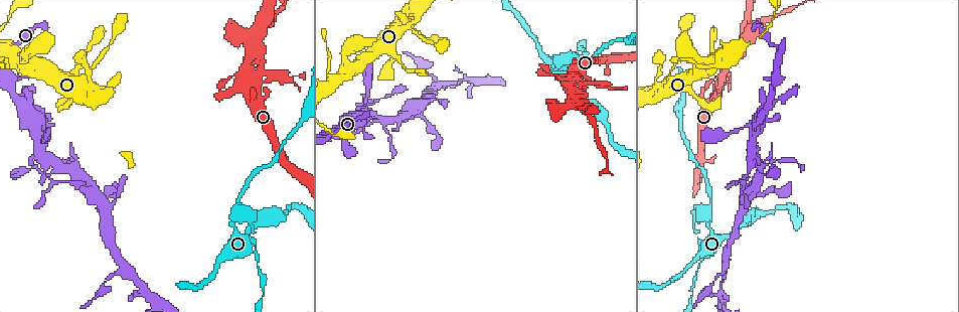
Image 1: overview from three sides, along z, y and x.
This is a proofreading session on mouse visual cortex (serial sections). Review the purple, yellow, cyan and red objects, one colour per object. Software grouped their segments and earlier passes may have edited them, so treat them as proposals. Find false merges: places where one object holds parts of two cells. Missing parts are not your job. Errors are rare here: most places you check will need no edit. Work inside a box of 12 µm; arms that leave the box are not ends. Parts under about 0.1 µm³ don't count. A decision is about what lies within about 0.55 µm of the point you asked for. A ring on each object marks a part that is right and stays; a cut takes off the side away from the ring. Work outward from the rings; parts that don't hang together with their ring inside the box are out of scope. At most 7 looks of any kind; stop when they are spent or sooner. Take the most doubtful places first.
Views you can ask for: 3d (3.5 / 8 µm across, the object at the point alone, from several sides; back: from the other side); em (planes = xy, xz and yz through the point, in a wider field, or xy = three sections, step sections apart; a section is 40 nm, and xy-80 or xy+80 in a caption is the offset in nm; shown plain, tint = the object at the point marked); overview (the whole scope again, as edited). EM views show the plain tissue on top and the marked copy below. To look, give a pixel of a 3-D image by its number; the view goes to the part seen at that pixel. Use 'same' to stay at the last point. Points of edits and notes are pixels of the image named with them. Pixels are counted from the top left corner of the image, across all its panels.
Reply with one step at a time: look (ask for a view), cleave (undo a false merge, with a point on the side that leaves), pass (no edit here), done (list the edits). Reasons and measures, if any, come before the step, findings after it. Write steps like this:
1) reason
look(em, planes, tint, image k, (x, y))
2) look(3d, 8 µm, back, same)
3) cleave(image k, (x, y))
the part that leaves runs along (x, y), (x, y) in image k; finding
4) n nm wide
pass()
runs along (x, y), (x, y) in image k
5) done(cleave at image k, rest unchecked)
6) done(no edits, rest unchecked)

abrupt turn
look(3d, 3.5 µm, image 1, (237, 210))

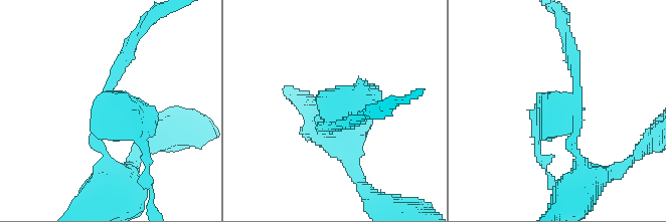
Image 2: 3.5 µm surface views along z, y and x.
now the EM
look(em, xy, step 1, tint, image 2, (333, 121))

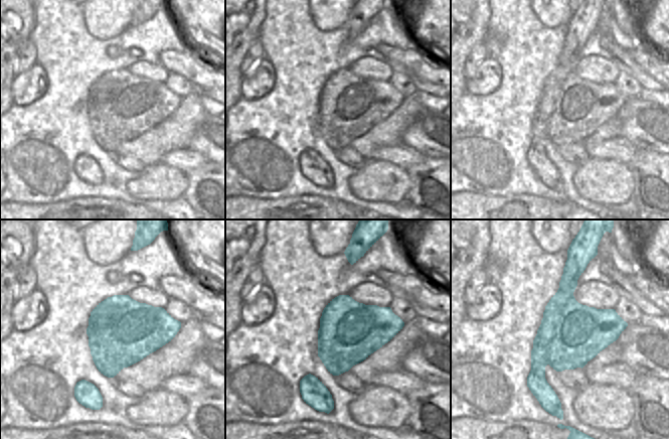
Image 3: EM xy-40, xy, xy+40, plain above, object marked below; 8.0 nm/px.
look(em, xy, step 2, tint, same)

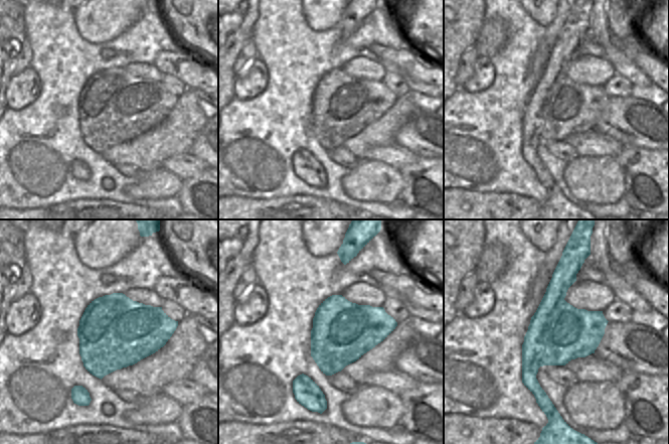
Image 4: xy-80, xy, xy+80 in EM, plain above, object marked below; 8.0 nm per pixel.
pass()
runs along (110, 167), (95, 127), (129, 49) in image 2; all the same cell

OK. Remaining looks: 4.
thick turns thin
look(3d, 3.5 µm, image 1, (463, 79))

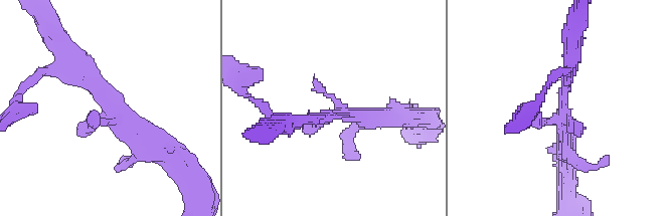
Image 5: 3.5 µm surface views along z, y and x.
look(em, xy, step 1, tint, image 5, (565, 103))

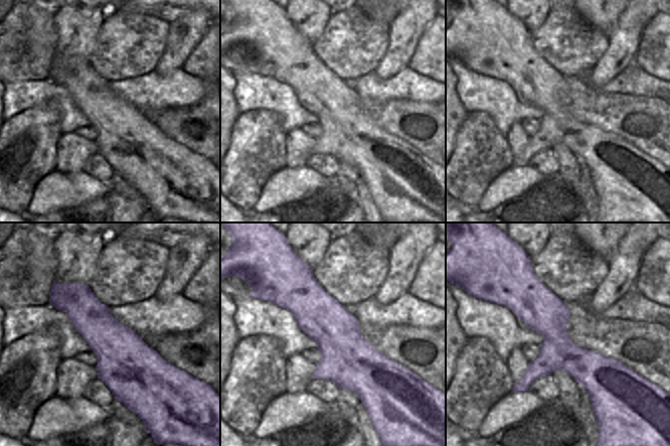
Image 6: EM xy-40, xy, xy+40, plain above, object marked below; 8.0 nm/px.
pass()
runs along (531, 275), (531, 300), (595, 391) in image 6; all the same cell

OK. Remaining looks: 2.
three arms meet
look(3d, 3.5 µm, image 1, (572, 74))

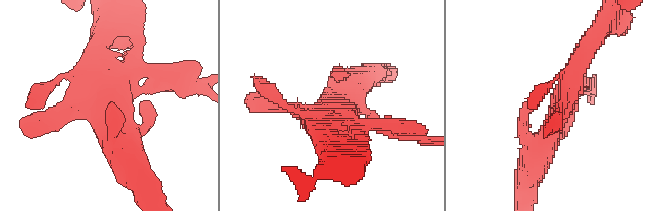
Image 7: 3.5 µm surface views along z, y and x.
look(em, xy, step 1, tint, image 7, (102, 109))

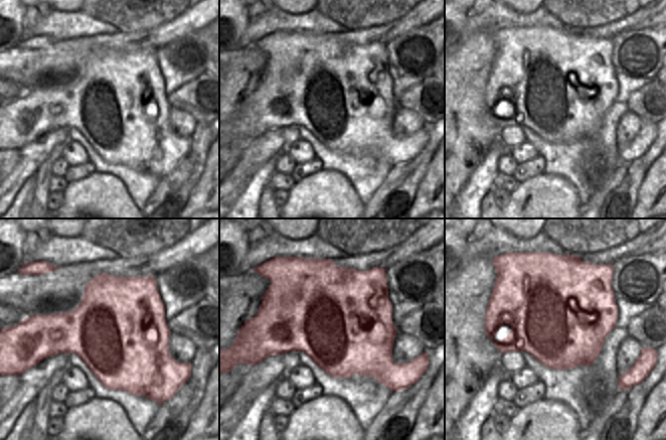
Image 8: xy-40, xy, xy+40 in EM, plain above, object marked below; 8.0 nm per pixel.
800 nm wide
pass()
runs along (533, 163), (584, 49) in image 7; continuous, no second cell

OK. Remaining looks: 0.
done(no edits, rest unchecked)

